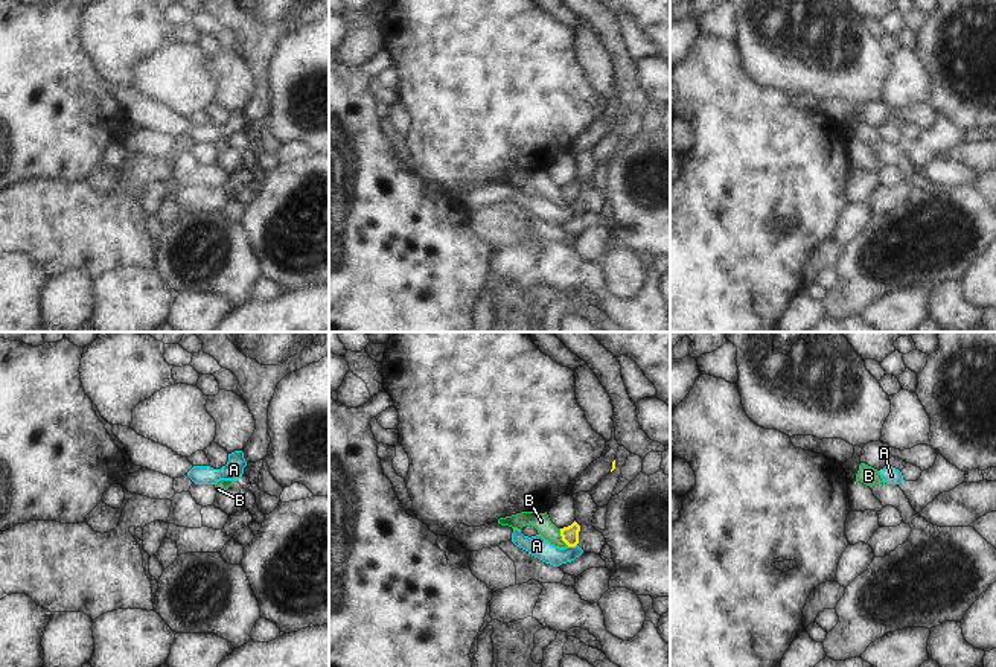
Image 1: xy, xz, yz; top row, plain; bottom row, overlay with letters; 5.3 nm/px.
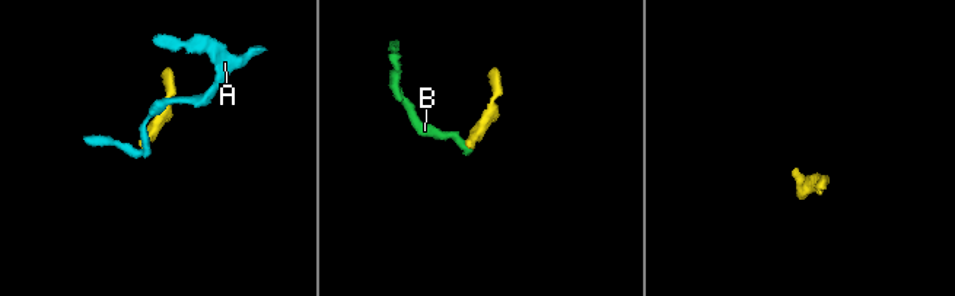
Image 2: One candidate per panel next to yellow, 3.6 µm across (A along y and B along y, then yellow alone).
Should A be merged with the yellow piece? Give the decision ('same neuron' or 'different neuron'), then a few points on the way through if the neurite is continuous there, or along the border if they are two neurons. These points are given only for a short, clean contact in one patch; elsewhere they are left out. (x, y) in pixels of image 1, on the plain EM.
different neuron | along xz (576, 203), (568, 206)

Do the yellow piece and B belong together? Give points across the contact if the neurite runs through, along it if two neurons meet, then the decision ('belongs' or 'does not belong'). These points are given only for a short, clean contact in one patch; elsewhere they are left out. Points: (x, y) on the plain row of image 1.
border xz (559, 188), (561, 197), (568, 204); does not belong

